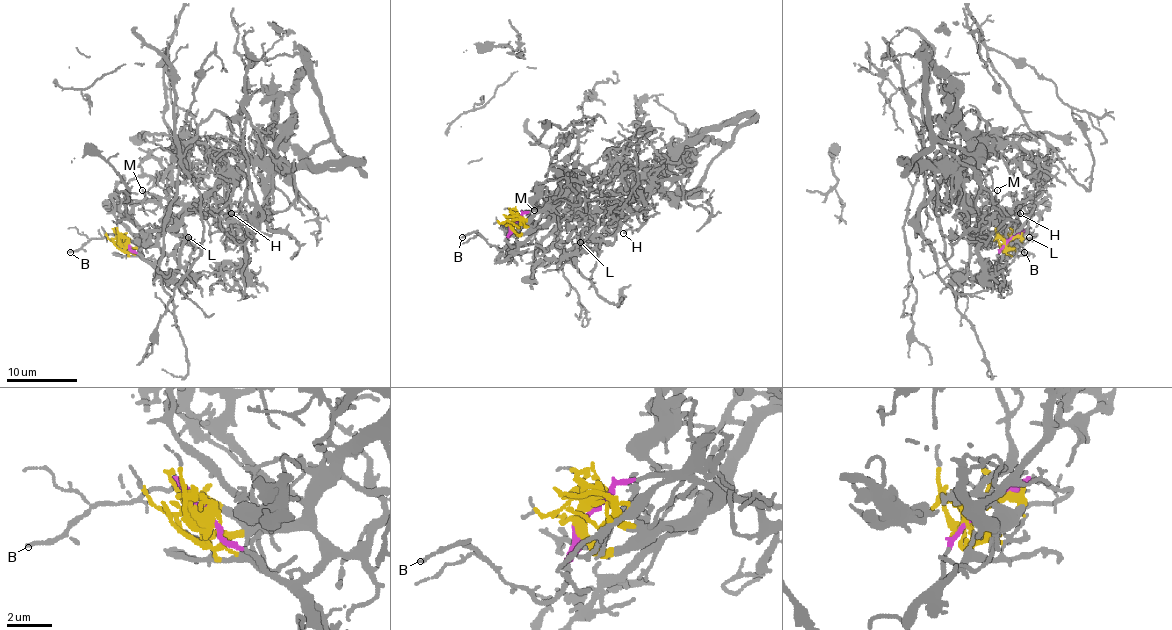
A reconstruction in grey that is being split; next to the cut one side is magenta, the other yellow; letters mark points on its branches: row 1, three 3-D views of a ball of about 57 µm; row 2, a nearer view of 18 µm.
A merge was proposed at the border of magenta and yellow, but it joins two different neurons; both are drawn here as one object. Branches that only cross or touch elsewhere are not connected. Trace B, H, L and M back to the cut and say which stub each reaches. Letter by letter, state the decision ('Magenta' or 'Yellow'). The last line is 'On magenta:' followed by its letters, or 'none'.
B: Magenta
H: Yellow
L: Yellow
M: Yellow
On magenta: B

